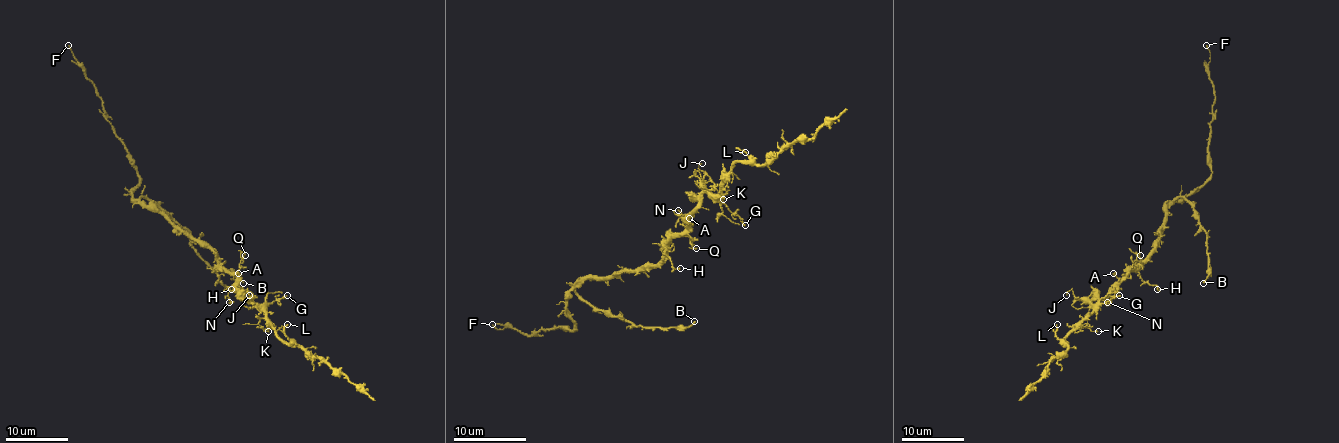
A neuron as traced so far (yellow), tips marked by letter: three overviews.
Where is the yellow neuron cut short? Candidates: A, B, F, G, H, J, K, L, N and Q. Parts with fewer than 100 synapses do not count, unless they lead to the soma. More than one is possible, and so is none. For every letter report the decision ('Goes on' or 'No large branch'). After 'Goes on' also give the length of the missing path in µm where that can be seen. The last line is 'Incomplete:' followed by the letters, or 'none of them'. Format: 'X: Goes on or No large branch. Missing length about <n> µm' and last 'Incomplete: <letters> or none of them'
A: No large branch
B: No large branch
F: No large branch
G: No large branch
H: No large branch
J: No large branch
K: No large branch
L: No large branch
N: No large branch
Q: No large branch
Incomplete: none of them

